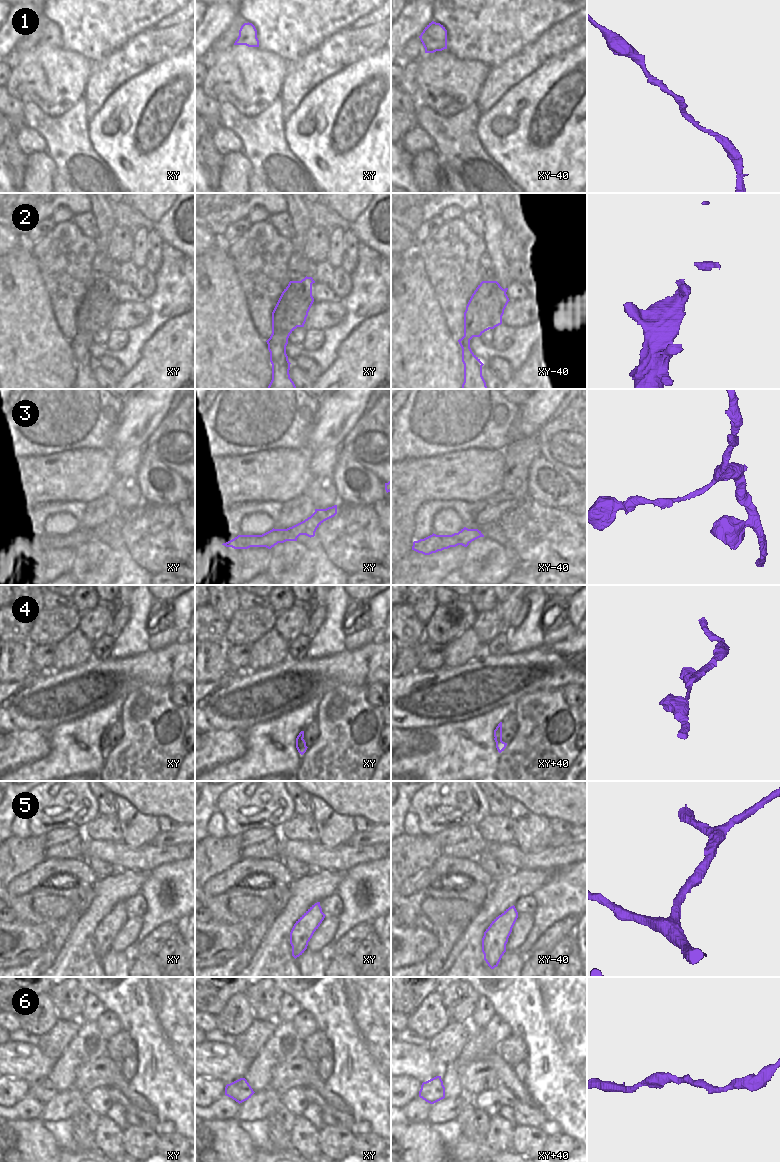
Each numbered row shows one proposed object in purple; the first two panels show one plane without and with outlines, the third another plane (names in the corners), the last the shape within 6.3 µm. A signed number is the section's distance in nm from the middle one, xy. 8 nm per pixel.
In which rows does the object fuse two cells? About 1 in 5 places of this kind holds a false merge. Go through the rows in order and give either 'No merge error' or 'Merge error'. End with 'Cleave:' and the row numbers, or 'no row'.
1: No merge error
2: No merge error
3: No merge error
4: No merge error
5: No merge error
6: No merge error
Cleave: no row.

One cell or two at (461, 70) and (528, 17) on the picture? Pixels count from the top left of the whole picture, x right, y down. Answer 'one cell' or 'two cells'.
two cells

